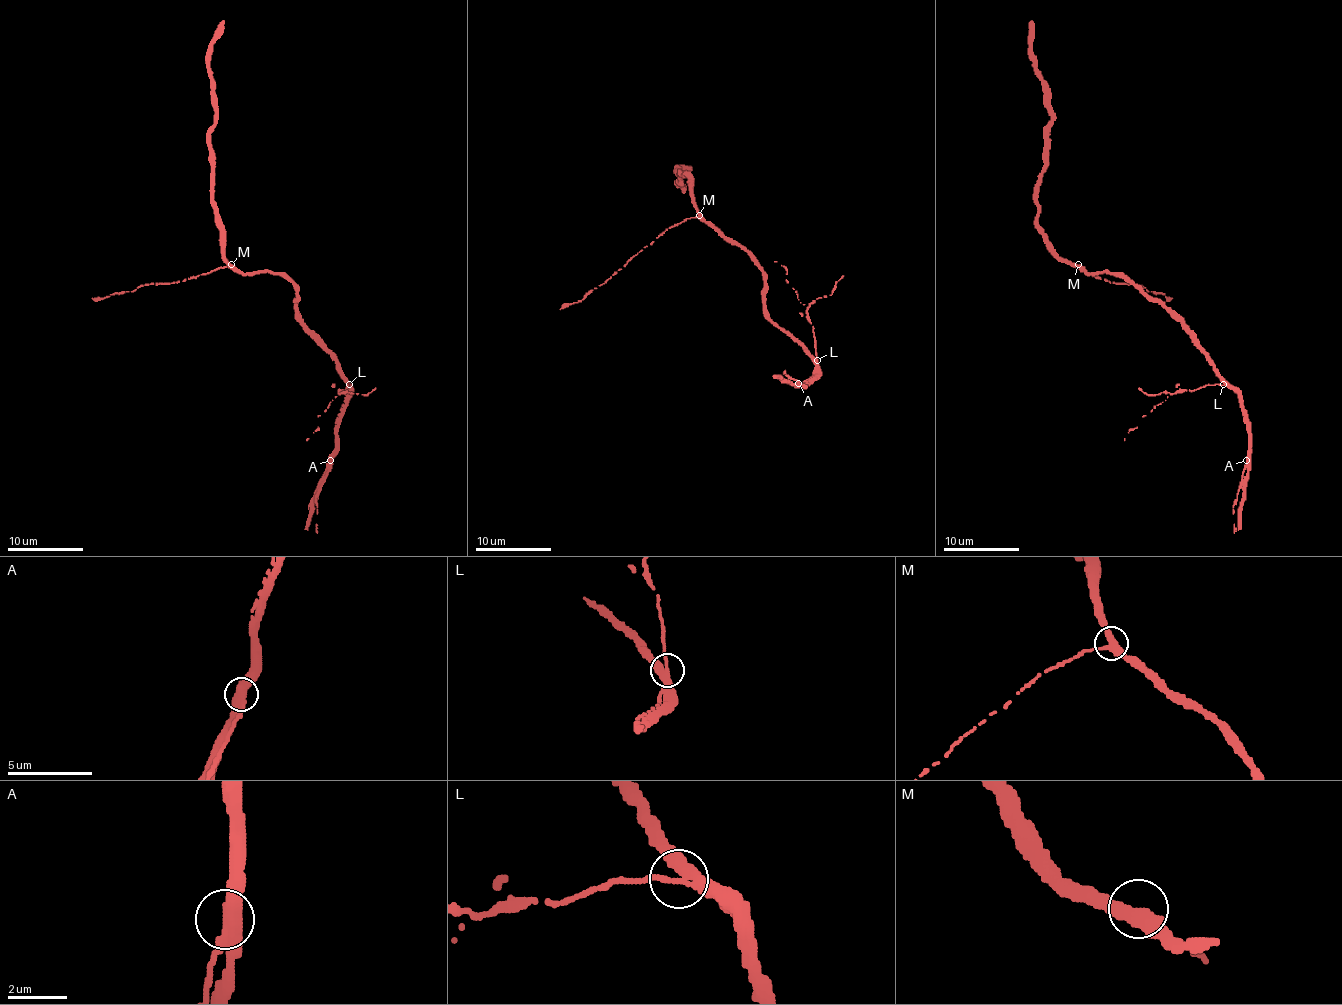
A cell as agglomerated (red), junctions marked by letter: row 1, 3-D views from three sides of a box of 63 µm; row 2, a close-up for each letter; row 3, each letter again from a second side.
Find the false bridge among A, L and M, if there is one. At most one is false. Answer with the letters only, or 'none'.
A

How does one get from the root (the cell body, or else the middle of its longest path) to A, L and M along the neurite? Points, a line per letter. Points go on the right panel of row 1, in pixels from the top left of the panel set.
A: (1116, 276), (1124, 276), (1149, 298), (1160, 302), (1211, 361), (1213, 371), (1238, 396), (1248, 428), (1246, 461)
L: (1116, 276), (1124, 276), (1149, 298), (1160, 302), (1181, 323), (1192, 342), (1211, 361), (1213, 371), (1223, 384)
M: (1116, 276), (1109, 272), (1088, 274), (1078, 264)

